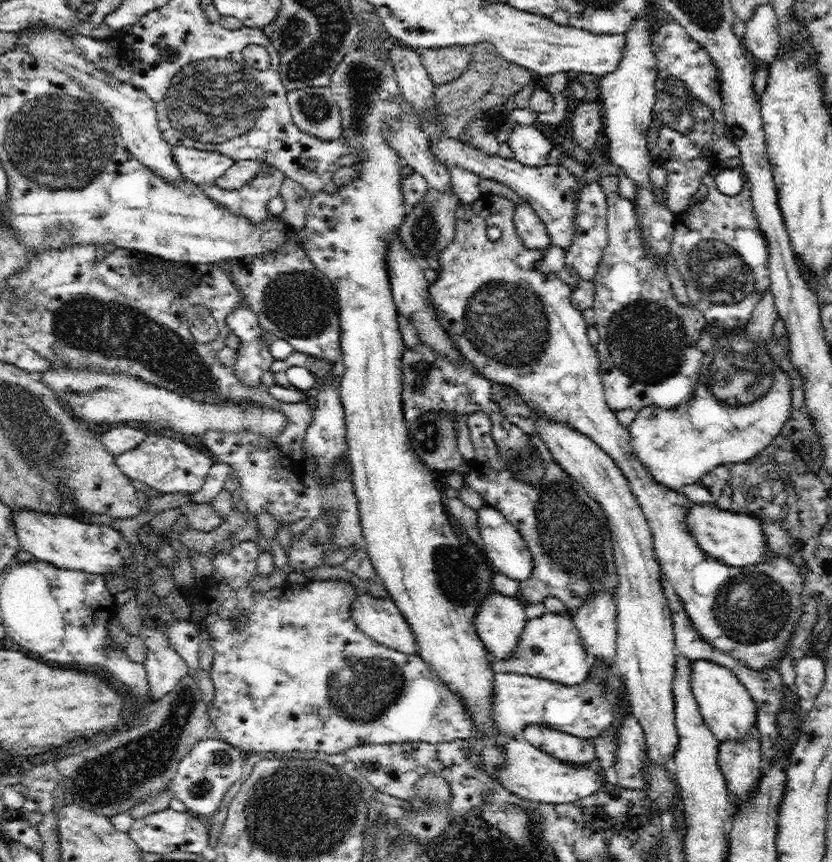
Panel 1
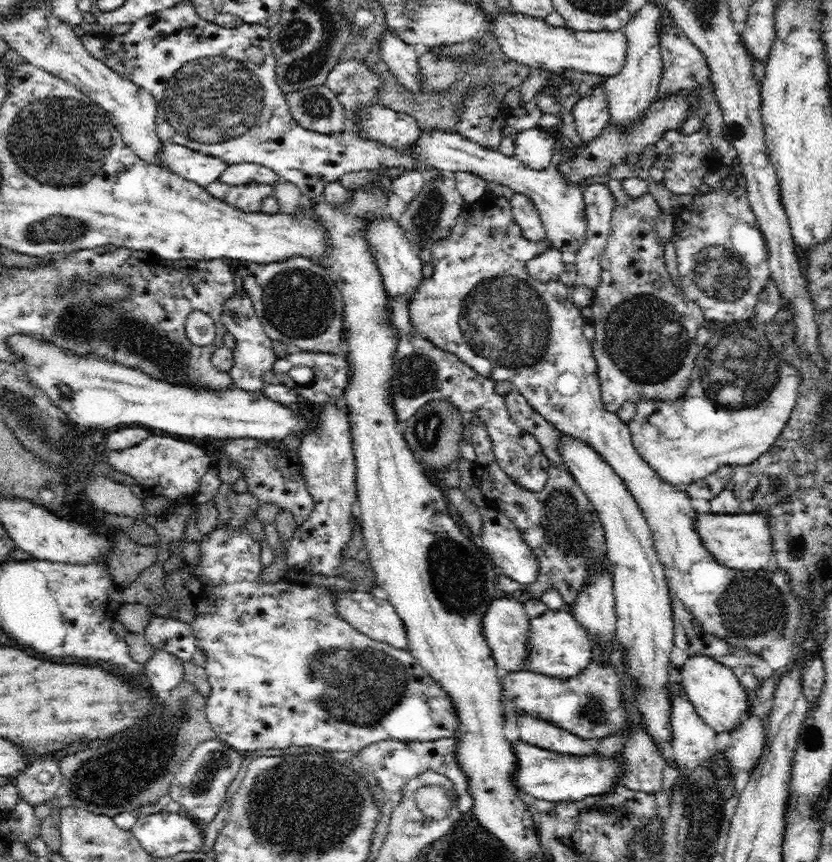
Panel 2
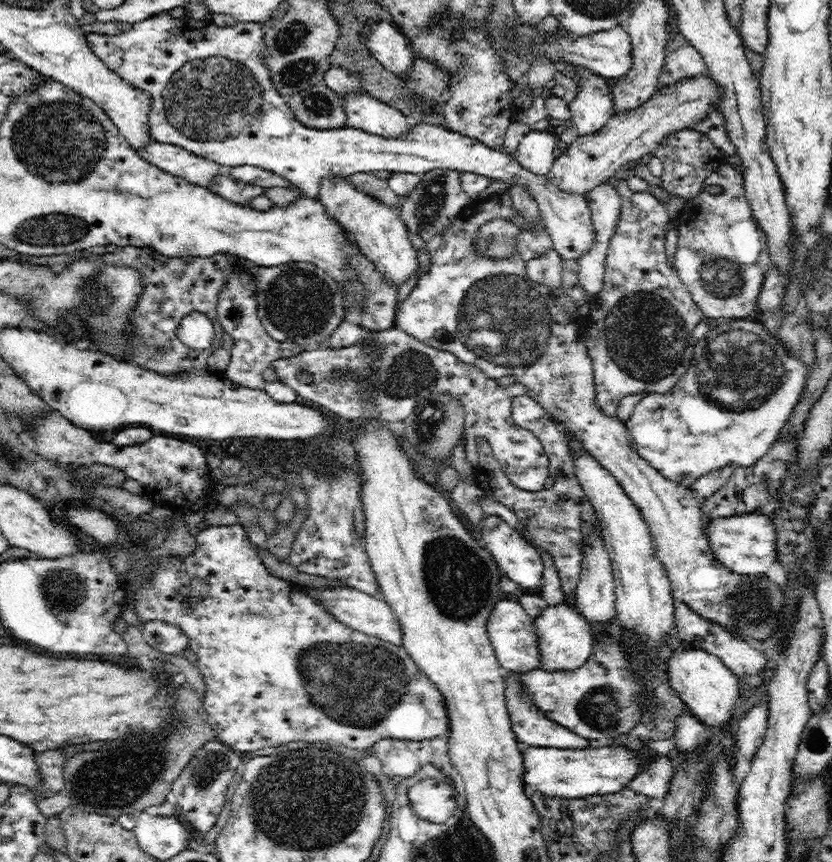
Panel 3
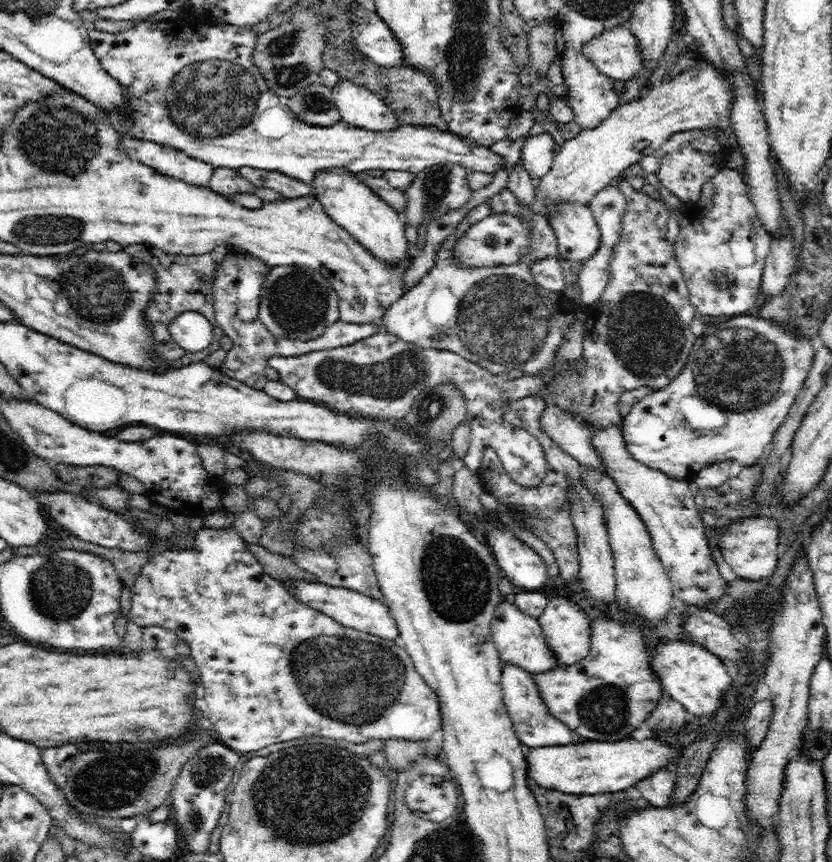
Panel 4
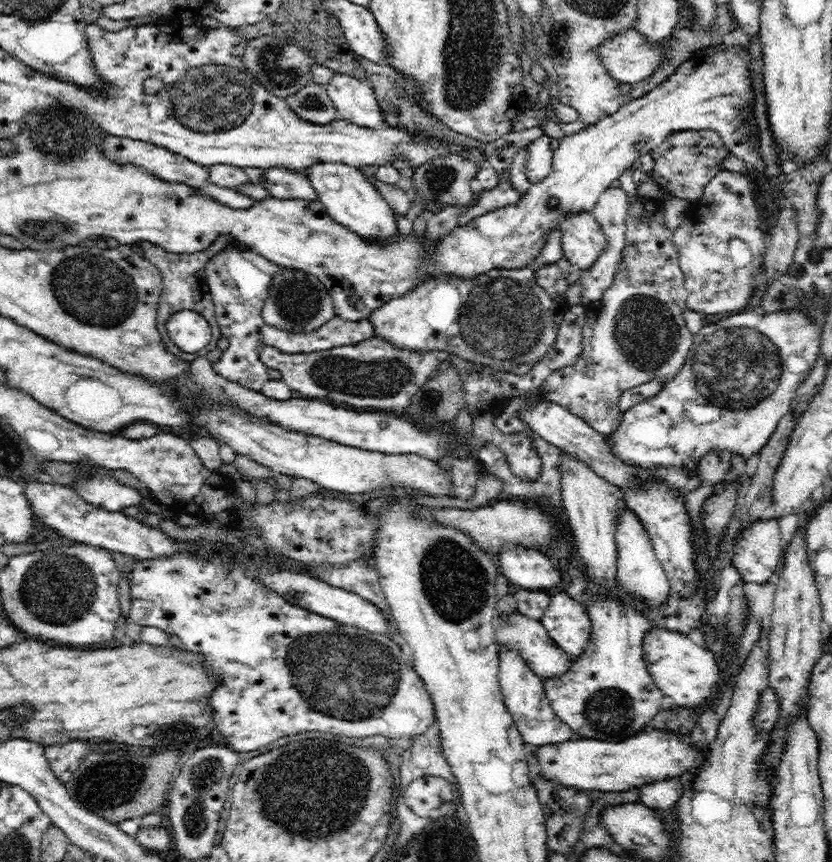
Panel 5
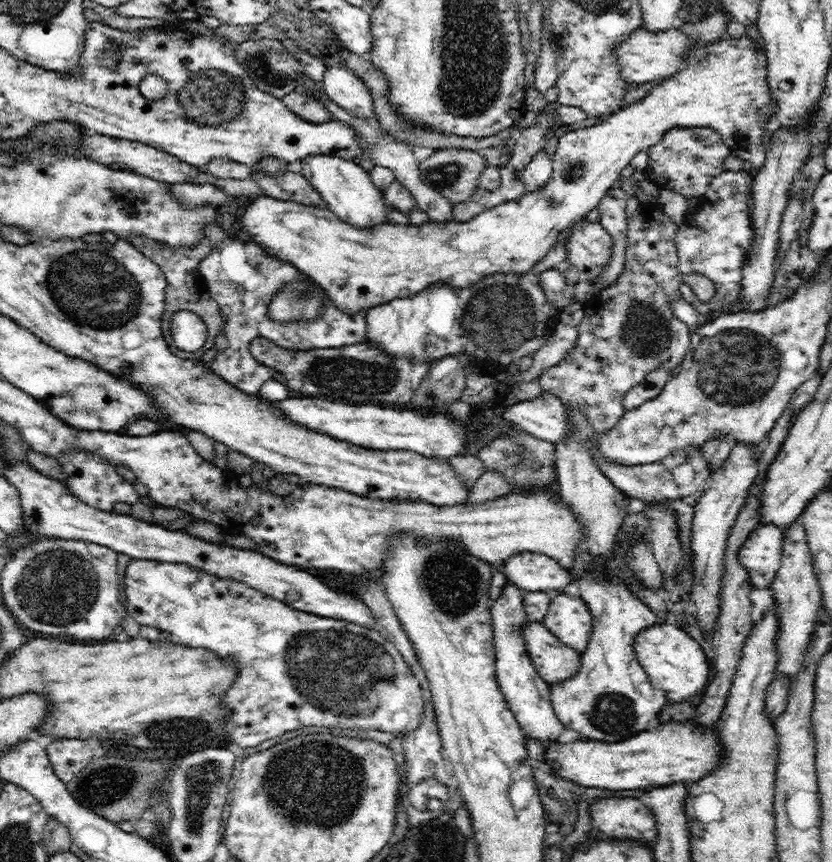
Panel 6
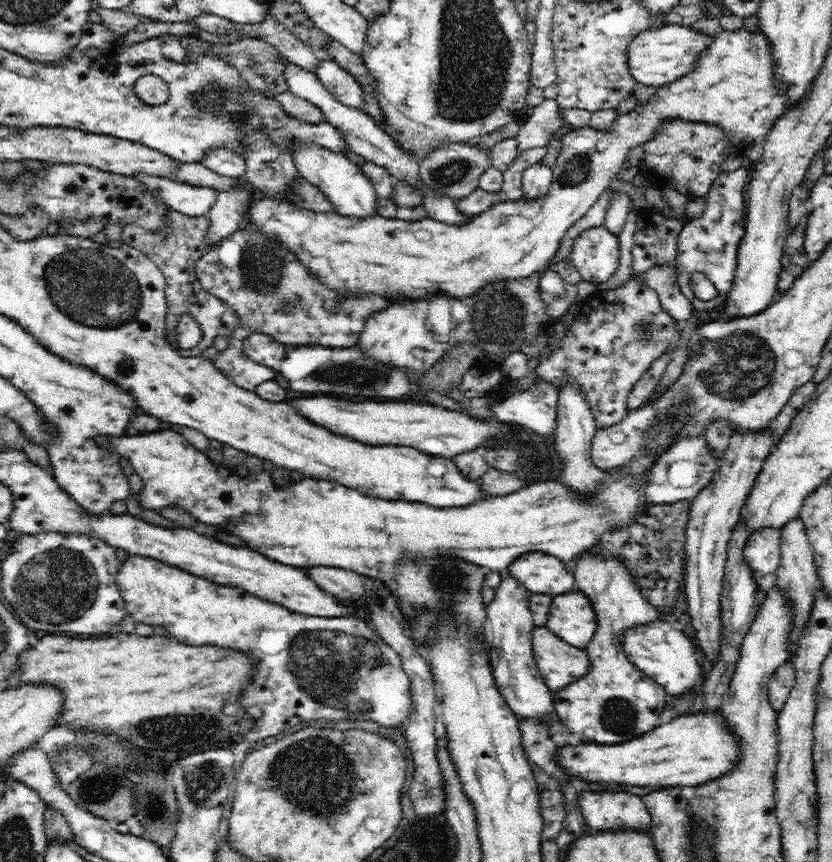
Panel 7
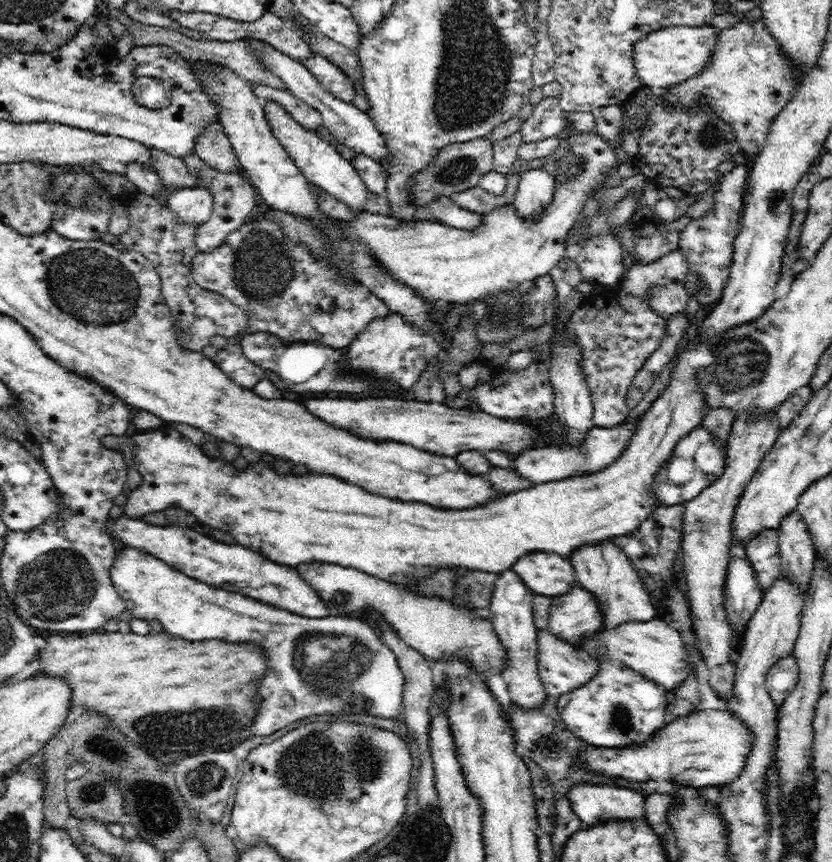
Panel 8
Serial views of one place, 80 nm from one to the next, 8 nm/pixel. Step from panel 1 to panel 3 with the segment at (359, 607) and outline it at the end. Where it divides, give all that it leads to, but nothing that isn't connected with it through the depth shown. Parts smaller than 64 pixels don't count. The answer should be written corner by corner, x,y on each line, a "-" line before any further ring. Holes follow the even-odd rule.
300,587
304,593
314,597
316,603
324,605
326,611
332,615
336,620
342,624
349,626
352,630
363,632
368,636
376,637
380,640
390,642
396,646
403,646
402,644
402,629
400,628
400,621
394,616
390,605
385,600
374,598
373,595
366,594
361,590
349,587
334,587
330,589
314,589
313,587

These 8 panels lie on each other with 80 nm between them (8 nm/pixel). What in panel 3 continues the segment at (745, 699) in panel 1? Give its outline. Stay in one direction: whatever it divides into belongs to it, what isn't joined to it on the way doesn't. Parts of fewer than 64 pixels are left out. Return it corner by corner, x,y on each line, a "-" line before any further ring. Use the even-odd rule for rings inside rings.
680,646
670,652
666,666
670,684
678,692
690,714
714,728
719,728
730,720
743,687
738,677
716,655
697,648
686,650
-
677,650
681,653
676,653

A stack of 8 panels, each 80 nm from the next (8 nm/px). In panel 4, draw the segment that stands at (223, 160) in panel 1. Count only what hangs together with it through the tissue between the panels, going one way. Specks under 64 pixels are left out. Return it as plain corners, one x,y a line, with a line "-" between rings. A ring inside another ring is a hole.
124,136
120,140
120,149
126,151
128,157
139,160
150,168
155,168
162,175
199,187
208,187
212,172
214,172
214,167
206,161
192,158
174,147
146,139

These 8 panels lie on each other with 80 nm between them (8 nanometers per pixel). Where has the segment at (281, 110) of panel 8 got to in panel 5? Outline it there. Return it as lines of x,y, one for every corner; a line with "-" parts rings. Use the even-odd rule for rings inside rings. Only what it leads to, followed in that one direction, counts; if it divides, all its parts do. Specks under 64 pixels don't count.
316,162
308,168
307,177
316,191
317,198
338,224
349,228
370,242
374,242
374,240
375,242
386,242
398,234
397,214
376,190
372,180
363,174
360,168
340,162

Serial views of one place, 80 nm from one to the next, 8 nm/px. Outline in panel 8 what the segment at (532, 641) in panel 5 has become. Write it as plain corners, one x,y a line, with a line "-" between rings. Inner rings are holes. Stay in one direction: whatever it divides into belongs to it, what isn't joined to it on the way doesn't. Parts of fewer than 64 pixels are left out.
539,630
537,643
539,677
548,697
553,700
586,684
598,672
598,661
594,657
588,656
588,651
578,651
572,643
558,638
551,632

